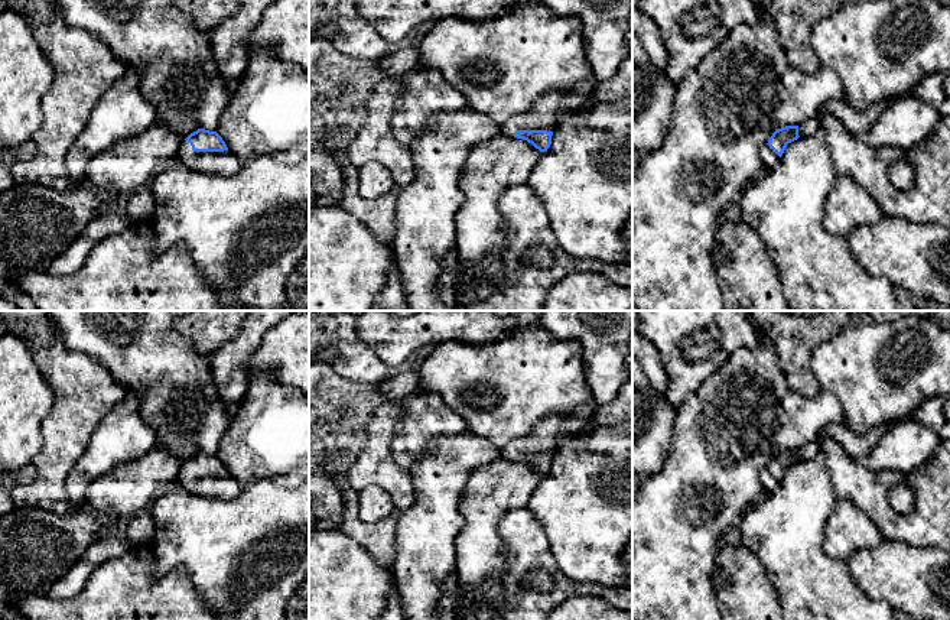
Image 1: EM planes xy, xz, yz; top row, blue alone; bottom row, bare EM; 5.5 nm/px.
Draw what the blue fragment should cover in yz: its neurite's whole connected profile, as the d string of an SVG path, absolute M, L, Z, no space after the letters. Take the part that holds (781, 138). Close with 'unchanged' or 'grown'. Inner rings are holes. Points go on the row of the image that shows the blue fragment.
M827 100L816 117L798 126L781 127L772 133L768 143L761 149L761 159L765 171L772 171L780 165L788 143L798 137L810 137L817 133L820 130L820 117L824 113L830 113L839 119L853 134L863 134L872 129L876 119L892 101L894 100L885 100L869 106L866 110L855 110L843 100Z | grown

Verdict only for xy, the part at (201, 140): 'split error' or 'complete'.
split error

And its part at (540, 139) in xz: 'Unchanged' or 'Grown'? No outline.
Grown

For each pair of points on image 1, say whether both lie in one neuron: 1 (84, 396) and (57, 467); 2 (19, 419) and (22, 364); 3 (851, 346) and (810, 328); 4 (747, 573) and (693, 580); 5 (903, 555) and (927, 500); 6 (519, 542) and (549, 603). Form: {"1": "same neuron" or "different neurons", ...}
{"1": "same neuron", "2": "same neuron", "3": "different neurons", "4": "different neurons", "5": "different neurons", "6": "same neuron"}

